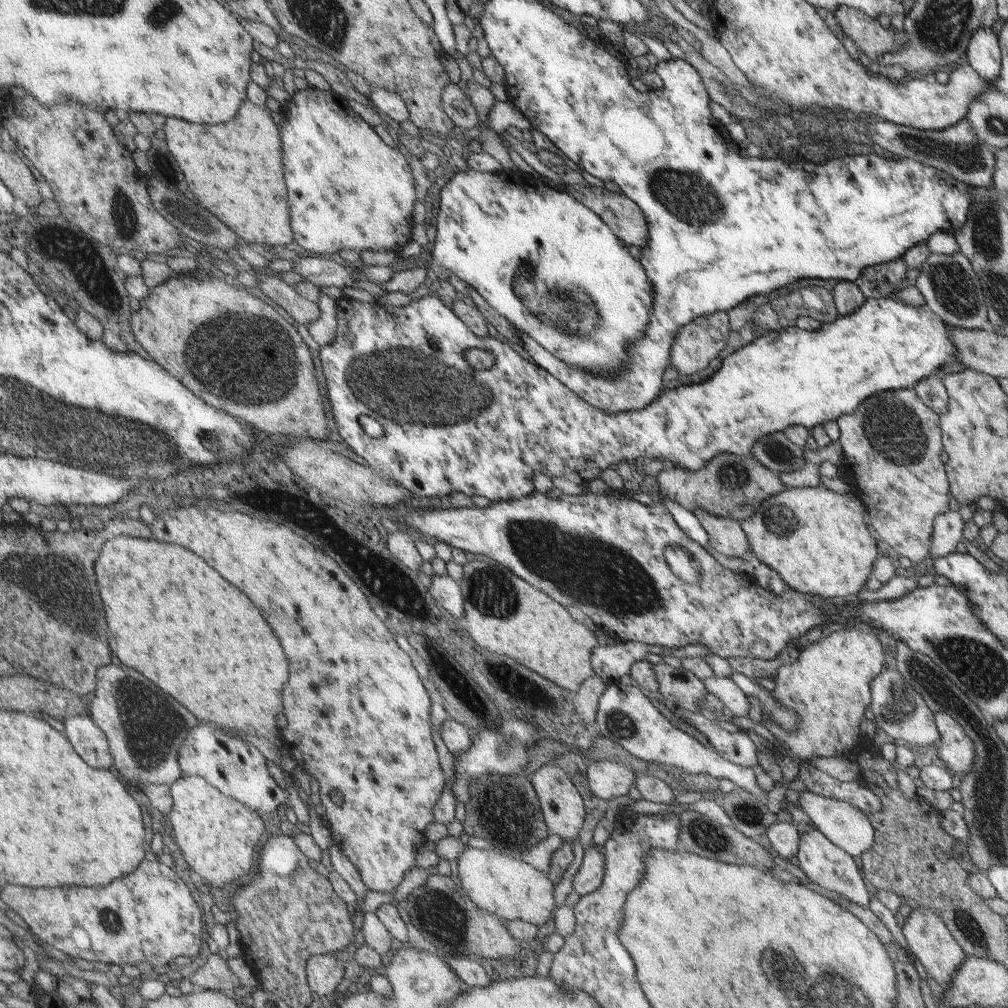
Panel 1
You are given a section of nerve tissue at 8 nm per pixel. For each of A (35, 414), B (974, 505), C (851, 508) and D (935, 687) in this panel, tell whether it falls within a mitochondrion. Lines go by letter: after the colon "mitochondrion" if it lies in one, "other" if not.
A: mitochondrion
B: other
C: other
D: mitochondrion

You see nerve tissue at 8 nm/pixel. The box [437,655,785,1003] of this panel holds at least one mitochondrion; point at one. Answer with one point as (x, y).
(497, 799)

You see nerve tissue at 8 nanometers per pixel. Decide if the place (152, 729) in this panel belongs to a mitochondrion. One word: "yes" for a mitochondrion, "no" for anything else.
yes

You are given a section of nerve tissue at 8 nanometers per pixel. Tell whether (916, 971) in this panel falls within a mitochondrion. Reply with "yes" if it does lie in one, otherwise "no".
no

